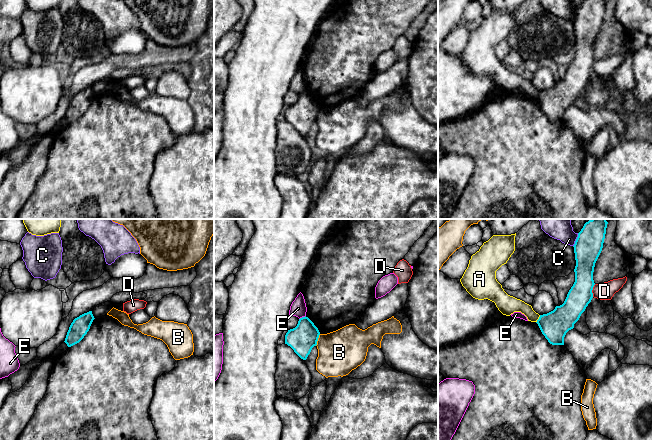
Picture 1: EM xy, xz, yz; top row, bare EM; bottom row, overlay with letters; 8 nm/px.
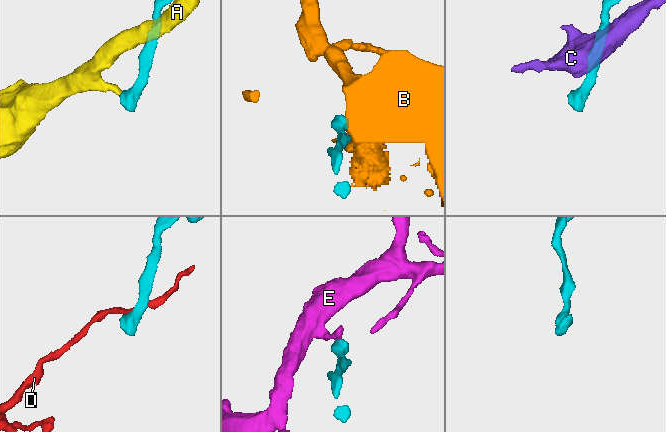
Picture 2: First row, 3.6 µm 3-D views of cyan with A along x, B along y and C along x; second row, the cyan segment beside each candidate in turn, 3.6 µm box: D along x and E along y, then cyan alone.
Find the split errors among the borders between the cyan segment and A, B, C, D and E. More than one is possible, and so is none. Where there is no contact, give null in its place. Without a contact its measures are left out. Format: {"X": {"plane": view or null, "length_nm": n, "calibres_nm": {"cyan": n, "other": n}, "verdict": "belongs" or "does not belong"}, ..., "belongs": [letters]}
{"A": {"plane": "yz", "length_nm": 70, "calibres_nm": {"cyan": 220, "other": 130}, "verdict": "does not belong"}, "B": {"plane": "xz", "length_nm": 100, "calibres_nm": {"cyan": 220, "other": 360}, "verdict": "does not belong"}, "C": {"plane": "yz", "length_nm": 120, "calibres_nm": {"cyan": 220, "other": 260}, "verdict": "does not belong"}, "D": {"plane": "yz", "length_nm": 110, "calibres_nm": {"cyan": 190, "other": 140}, "verdict": "does not belong"}, "E": {"plane": "xz", "length_nm": 70, "calibres_nm": {"cyan": 220, "other": 130}, "verdict": "does not belong"}, "belongs": []}

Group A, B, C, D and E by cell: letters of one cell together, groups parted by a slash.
A / B / C / D / E

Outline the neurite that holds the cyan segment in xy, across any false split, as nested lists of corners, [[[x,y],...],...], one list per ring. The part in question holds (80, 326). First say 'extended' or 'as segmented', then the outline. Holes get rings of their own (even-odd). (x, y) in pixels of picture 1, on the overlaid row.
as segmented | [[[89,311],[73,320],[64,341],[68,347],[79,343],[84,338],[94,319],[92,311]]]

